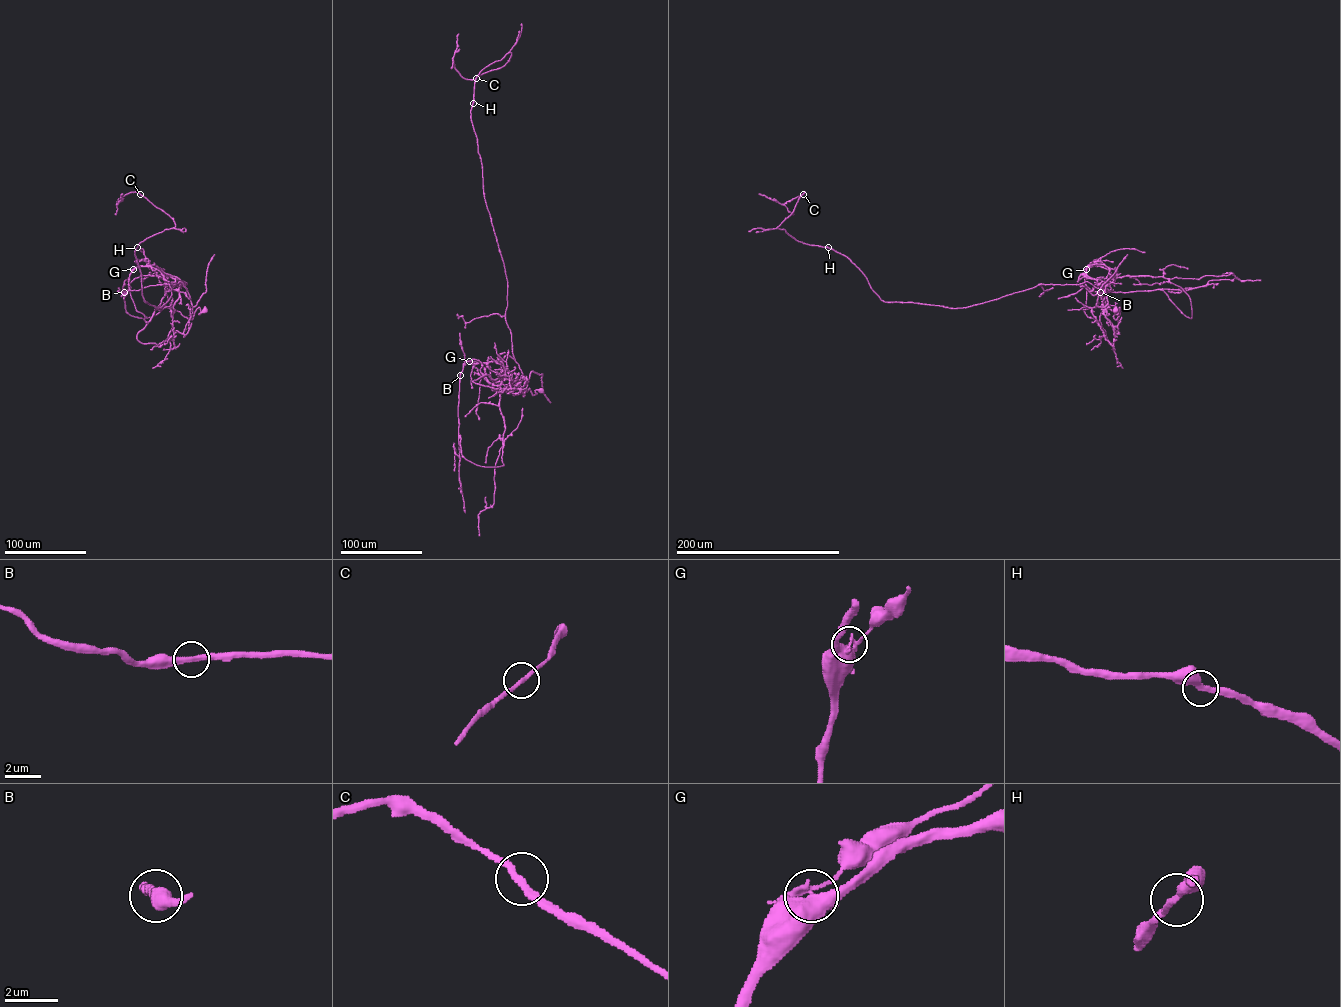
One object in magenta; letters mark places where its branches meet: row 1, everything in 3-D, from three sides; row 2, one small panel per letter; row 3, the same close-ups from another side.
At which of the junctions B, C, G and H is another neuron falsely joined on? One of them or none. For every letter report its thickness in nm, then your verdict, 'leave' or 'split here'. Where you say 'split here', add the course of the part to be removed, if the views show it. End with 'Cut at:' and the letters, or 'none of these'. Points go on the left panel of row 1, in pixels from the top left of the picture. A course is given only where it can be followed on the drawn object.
B: 320 nm thick; leave
C: 240 nm thick; leave
G: 480 nm thick; split here; foreign part runs (133, 269), (154, 264), (186, 290), (144, 300), (135, 251), (175, 224), (122, 193)
H: 360 nm thick; leave
Cut at: G

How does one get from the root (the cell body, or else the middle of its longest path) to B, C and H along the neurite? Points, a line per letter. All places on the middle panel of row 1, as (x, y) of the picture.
B: (541, 390), (513, 395), (509, 383), (515, 381), (503, 376), (497, 361), (465, 359), (460, 375)
C: (541, 390), (513, 395), (515, 381), (508, 387), (522, 374), (471, 119), (476, 76), (511, 53), (476, 78)
H: (541, 390), (513, 395), (515, 381), (508, 387), (522, 374), (473, 102)

